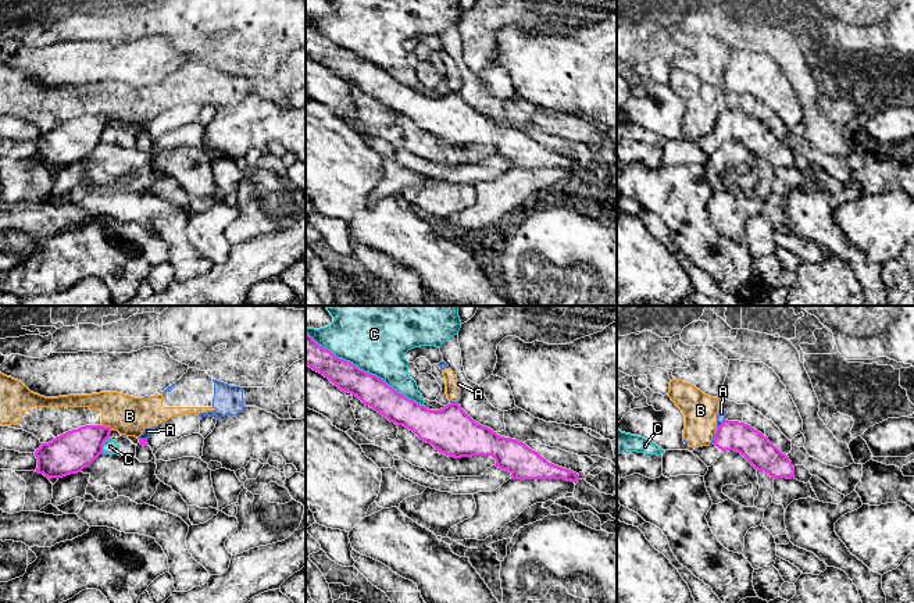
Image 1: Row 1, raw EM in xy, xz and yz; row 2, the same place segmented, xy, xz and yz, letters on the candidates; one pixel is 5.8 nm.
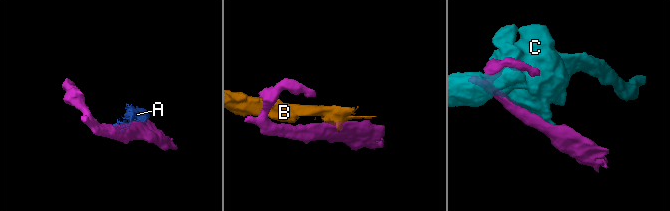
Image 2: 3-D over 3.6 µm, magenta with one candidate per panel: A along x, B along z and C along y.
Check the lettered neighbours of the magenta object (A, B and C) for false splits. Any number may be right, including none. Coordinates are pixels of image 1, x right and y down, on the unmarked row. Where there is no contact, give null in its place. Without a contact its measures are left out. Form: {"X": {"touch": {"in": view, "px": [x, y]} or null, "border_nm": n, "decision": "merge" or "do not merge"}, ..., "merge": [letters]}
{"A": {"touch": {"in": "yz", "px": [720, 114]}, "border_nm": 90, "decision": "do not merge"}, "B": {"touch": {"in": "xy", "px": [107, 116]}, "border_nm": 70, "decision": "do not merge"}, "C": {"touch": {"in": "xz", "px": [364, 60]}, "border_nm": 800, "decision": "do not merge"}, "merge": []}

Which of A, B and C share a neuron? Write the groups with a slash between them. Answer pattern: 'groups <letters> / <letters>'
groups A B / C

